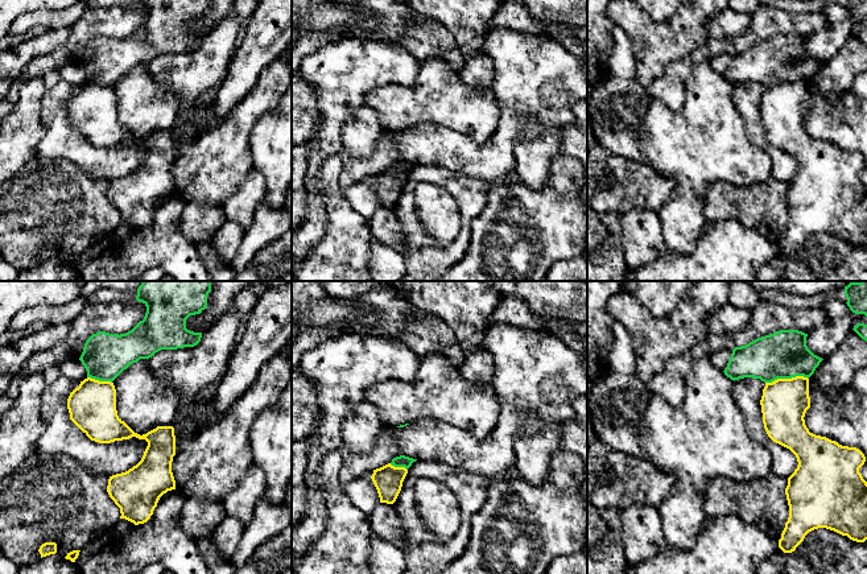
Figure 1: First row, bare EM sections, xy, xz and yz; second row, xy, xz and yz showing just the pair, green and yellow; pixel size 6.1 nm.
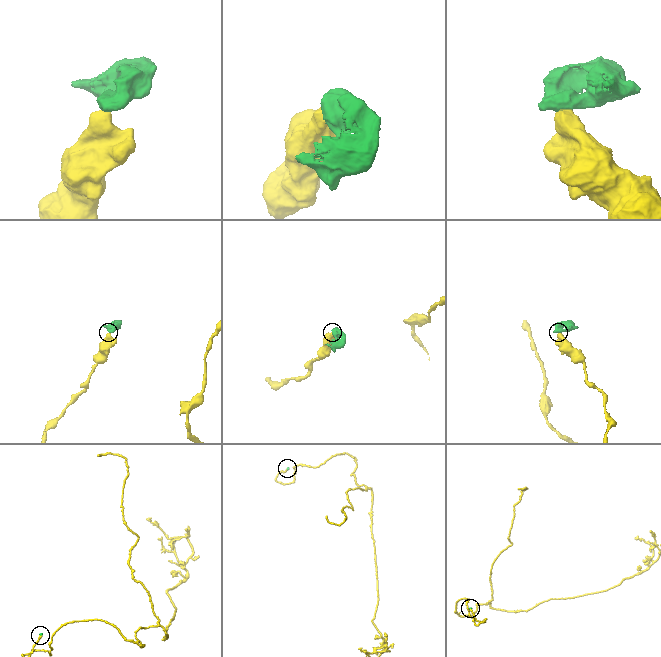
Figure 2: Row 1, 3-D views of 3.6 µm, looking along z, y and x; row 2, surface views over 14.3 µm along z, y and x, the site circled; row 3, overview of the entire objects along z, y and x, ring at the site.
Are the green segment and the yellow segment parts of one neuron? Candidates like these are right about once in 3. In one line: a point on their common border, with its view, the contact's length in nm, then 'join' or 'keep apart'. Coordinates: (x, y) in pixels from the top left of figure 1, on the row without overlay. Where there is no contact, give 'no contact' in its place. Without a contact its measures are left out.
yz (787, 82) | 260 nm | keep apart

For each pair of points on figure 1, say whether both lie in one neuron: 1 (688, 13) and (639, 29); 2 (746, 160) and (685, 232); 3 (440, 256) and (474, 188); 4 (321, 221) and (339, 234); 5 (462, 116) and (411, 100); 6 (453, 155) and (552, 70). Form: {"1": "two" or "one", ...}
{"1": "one", "2": "one", "3": "one", "4": "two", "5": "one", "6": "one"}

